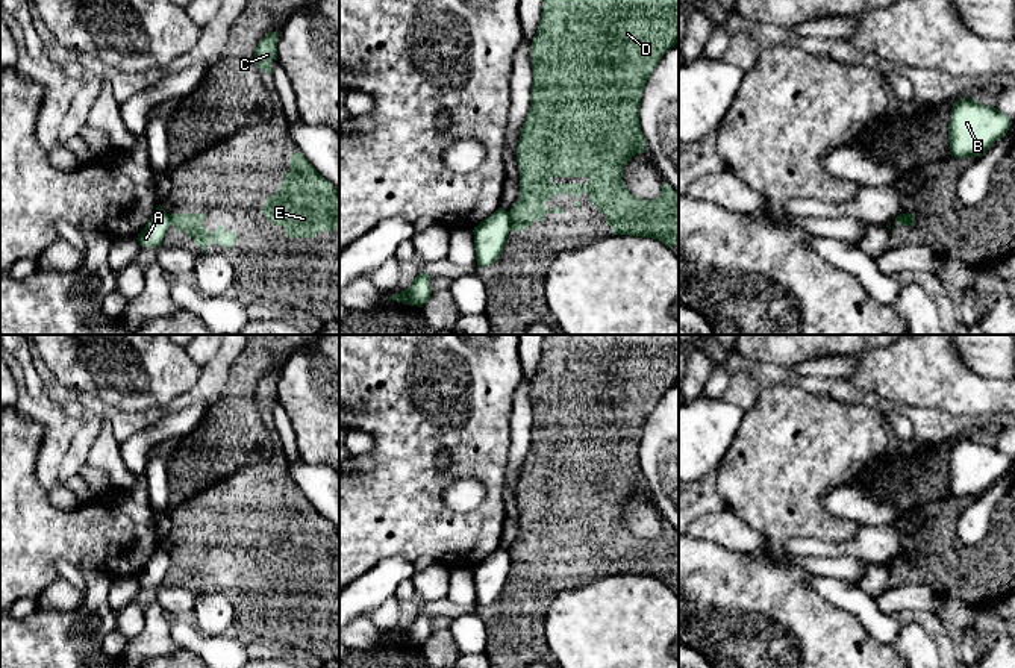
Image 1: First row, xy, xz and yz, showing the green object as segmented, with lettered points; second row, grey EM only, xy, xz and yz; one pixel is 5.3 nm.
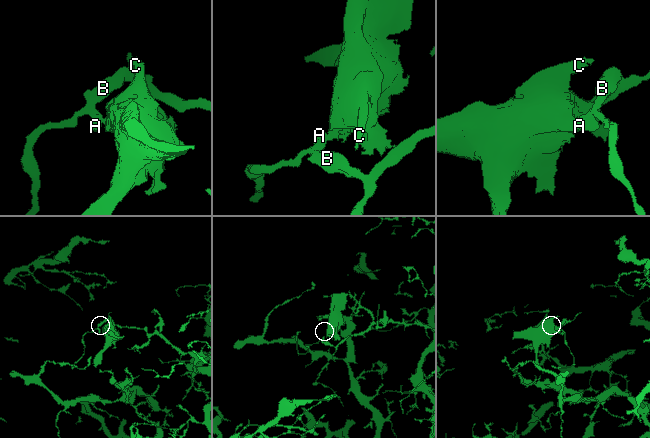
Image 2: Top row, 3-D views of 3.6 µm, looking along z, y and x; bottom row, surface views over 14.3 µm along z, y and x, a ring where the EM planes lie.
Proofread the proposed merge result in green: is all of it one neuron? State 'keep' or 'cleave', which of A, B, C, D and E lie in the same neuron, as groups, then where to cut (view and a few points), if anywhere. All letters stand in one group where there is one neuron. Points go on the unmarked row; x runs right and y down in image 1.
cleave | A B / C D E | xz (508, 552), (511, 568)

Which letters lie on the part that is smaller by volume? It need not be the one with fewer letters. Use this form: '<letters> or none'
C, D, E

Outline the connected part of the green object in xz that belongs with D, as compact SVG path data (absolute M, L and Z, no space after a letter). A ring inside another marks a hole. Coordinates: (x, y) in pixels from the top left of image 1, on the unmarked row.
M544 335L544 344L541 351L541 361L530 388L530 401L533 412L533 423L530 429L530 448L523 462L520 480L517 485L517 501L520 506L520 536L509 550L511 570L521 571L532 565L535 559L544 560L547 551L562 553L562 547L547 548L544 544L551 539L553 535L562 535L568 532L571 536L579 538L583 532L588 539L607 556L606 563L612 567L614 574L630 574L653 577L673 588L679 580L679 532L673 526L662 523L662 533L654 539L644 539L630 533L623 523L623 510L627 501L636 492L645 492L645 477L639 464L639 447L644 426L654 410L662 395L679 382L679 335ZM553 517L586 517L586 523L553 523Z

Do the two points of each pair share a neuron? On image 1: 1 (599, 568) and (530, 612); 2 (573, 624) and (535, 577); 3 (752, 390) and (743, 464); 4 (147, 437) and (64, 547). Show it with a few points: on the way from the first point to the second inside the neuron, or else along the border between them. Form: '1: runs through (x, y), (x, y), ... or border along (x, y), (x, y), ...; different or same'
1: runs through (580, 568), (568, 568), (543, 594); same
2: border along (585, 583), (555, 599), (544, 635); different
3: border along (762, 390), (758, 400), (747, 411); different
4: border along (143, 471), (135, 476); different

